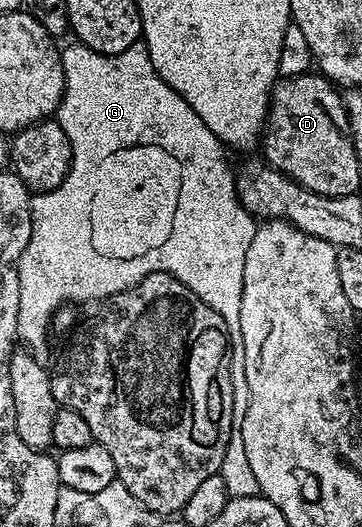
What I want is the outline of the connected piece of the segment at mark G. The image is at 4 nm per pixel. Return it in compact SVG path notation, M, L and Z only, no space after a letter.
M72 42L73 44L64 45L61 48L61 61L63 62L63 70L65 71L65 93L61 95L61 106L55 113L55 119L61 124L63 130L66 131L67 138L70 139L71 154L73 157L70 162L70 169L67 170L67 176L63 180L62 184L57 186L55 190L50 192L38 192L33 196L31 202L31 238L27 242L27 250L23 250L23 254L19 258L17 263L17 269L19 270L19 318L17 319L17 334L22 344L28 351L34 354L41 354L44 350L45 343L49 340L49 324L51 328L51 321L56 317L59 309L66 302L73 302L69 300L97 300L96 302L104 301L106 298L119 294L123 290L127 290L131 286L135 286L143 278L147 278L151 274L156 272L170 272L175 278L179 278L179 282L183 282L196 294L199 298L203 298L203 302L207 302L207 306L211 306L211 310L215 310L215 314L219 314L223 318L227 329L227 335L229 338L229 354L227 357L227 363L229 366L229 377L231 378L231 390L233 391L233 413L231 414L231 438L227 442L227 454L223 458L221 463L220 476L223 478L223 484L227 486L227 494L230 498L251 498L252 496L261 495L259 490L259 482L255 479L255 473L251 471L251 465L247 462L247 449L243 447L243 422L247 419L247 406L251 402L251 390L247 386L247 366L245 365L245 355L243 354L243 329L239 327L239 313L241 307L243 307L243 262L247 262L247 250L251 247L251 238L255 238L259 224L258 221L242 206L239 199L239 184L235 179L233 180L233 172L229 169L229 160L225 157L227 153L226 145L222 144L219 137L215 134L211 134L211 130L207 130L207 122L203 122L203 118L199 118L199 114L195 114L195 110L191 110L191 106L187 106L187 102L183 102L183 98L179 94L175 94L175 90L171 90L171 86L167 86L167 82L163 82L163 78L159 78L159 74L155 70L155 66L151 66L151 58L147 54L144 43L138 42L130 46L127 50L123 50L119 54L103 54L102 52L96 52L91 50L86 44L80 42Z

